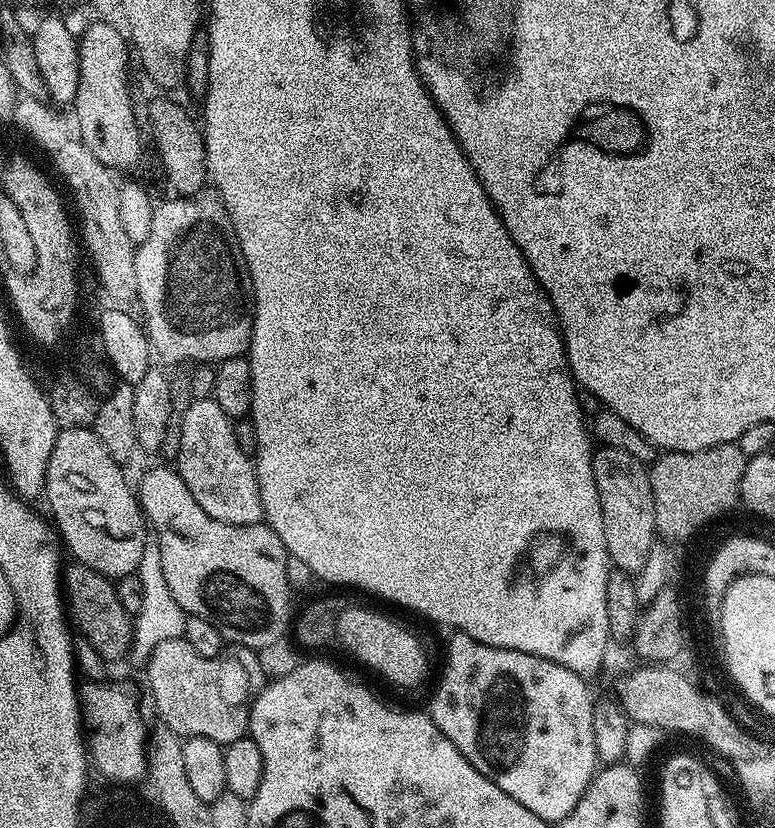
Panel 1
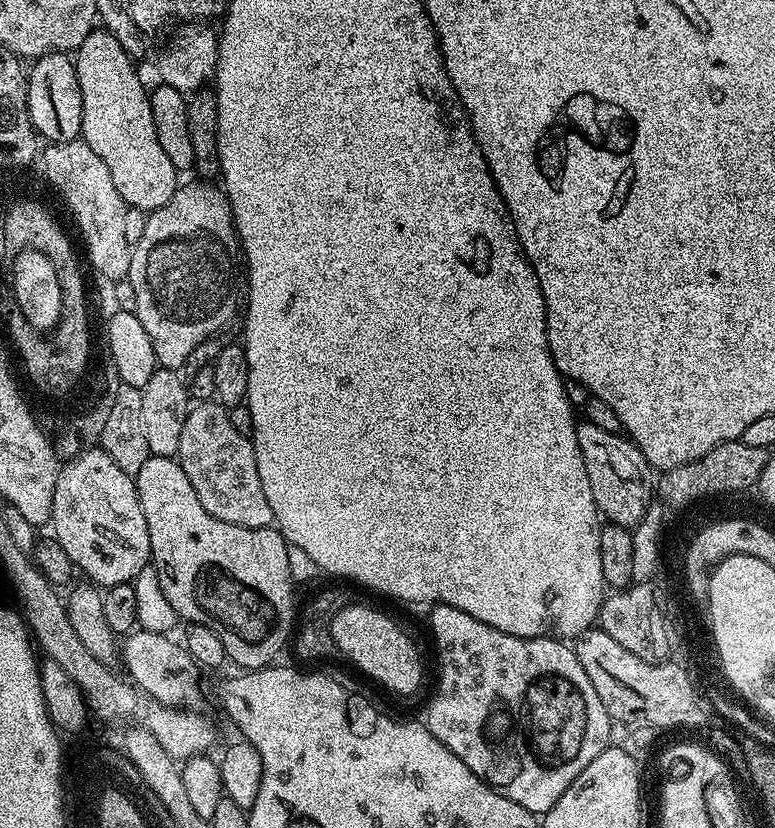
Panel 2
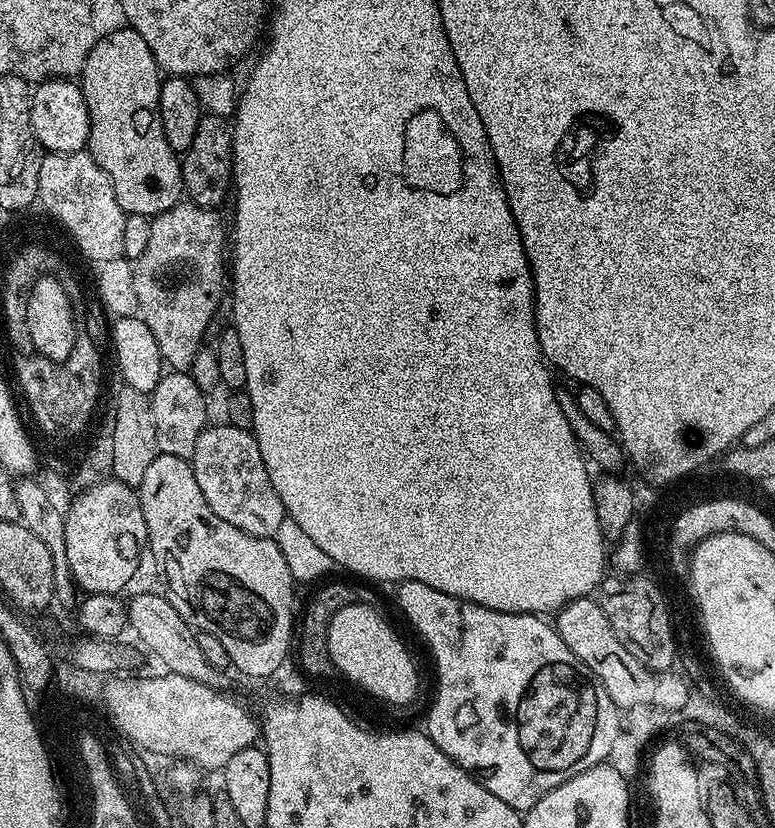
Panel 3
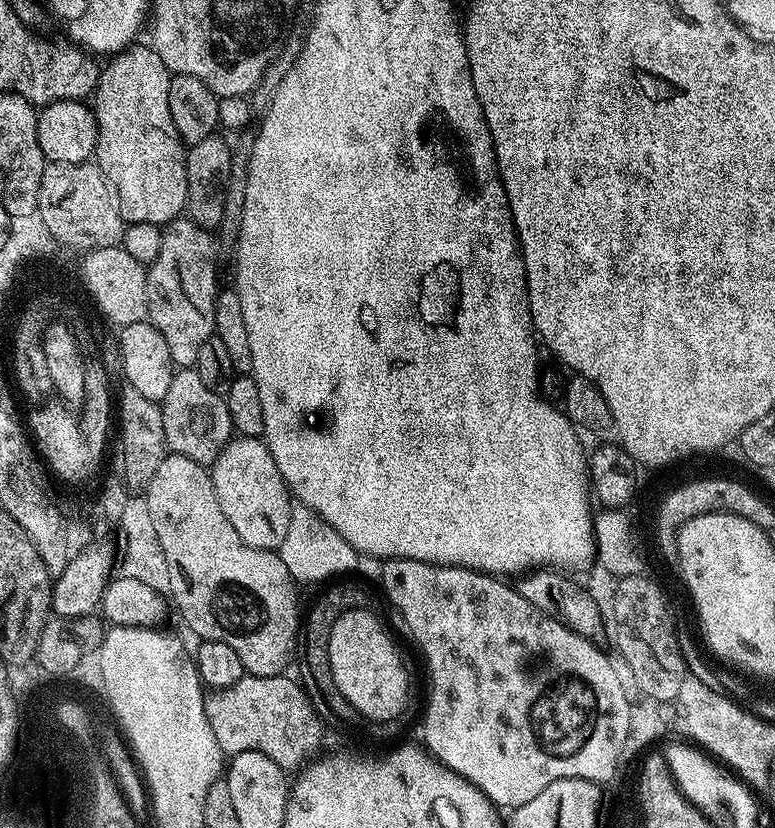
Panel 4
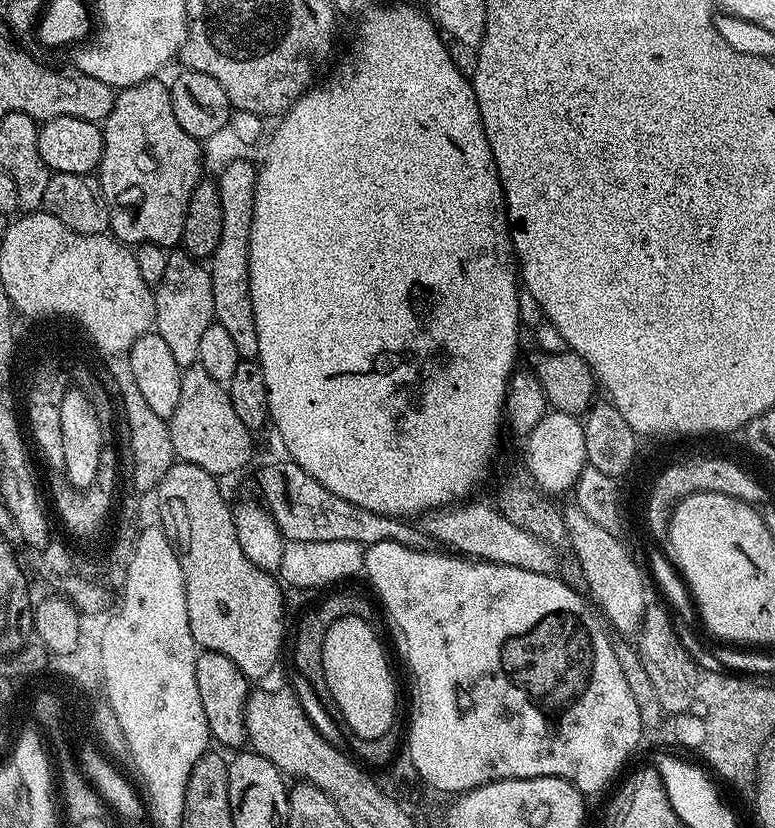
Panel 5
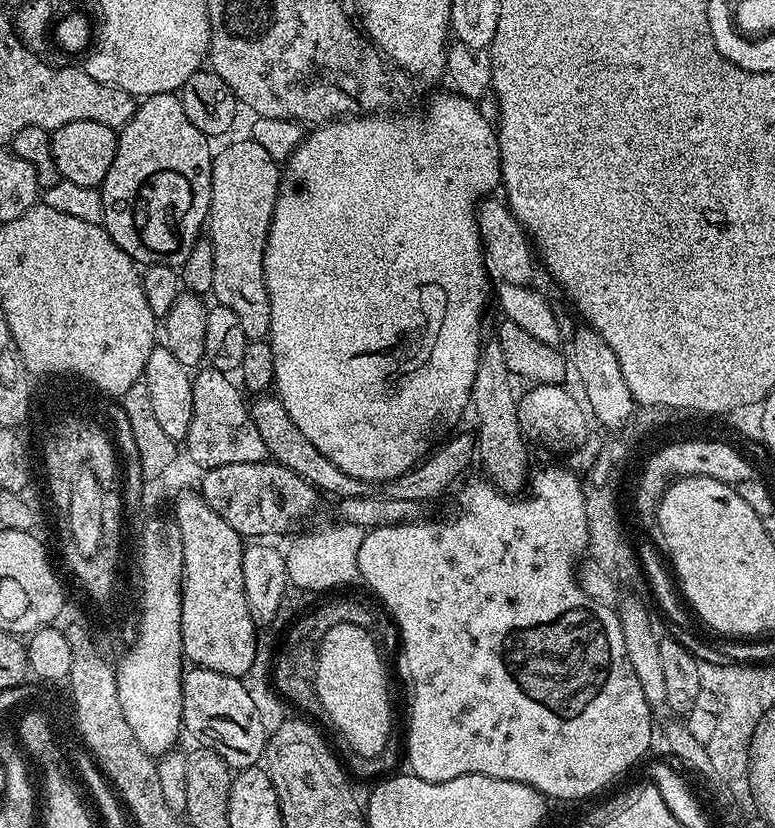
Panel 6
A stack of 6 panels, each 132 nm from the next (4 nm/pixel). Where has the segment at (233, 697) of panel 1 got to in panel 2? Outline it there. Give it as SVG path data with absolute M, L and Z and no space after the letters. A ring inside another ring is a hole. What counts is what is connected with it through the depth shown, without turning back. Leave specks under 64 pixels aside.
M136 630L122 644L122 664L128 667L127 675L132 684L140 689L145 697L167 708L184 708L192 706L199 698L196 689L196 672L198 665L192 659L183 643L172 641L171 635L162 632Z

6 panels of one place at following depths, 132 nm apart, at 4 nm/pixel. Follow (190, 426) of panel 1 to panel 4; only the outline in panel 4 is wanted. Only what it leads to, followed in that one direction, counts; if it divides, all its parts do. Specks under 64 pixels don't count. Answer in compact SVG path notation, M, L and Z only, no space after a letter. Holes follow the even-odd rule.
M233 438L228 441L222 454L210 466L210 475L214 494L218 494L218 506L222 506L222 514L234 530L238 530L238 538L251 548L279 549L290 524L291 510L294 503L288 491L288 483L282 478L278 466L274 466L274 458L268 445L260 438Z

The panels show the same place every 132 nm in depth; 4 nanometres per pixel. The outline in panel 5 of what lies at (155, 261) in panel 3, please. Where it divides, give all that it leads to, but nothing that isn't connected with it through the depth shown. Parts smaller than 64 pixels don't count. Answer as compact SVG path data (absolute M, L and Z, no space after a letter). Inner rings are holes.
M173 251L166 262L166 274L162 274L162 282L155 285L154 295L156 297L154 331L166 341L174 362L178 362L181 370L189 368L191 364L198 361L198 345L206 326L214 322L214 290L212 289L211 271L199 259L191 258L186 251Z

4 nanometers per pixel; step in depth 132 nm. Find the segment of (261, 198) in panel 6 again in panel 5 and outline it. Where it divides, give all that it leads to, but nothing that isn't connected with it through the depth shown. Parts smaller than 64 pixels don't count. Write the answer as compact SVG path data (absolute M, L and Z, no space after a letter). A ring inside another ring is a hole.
M247 163L234 164L218 172L218 189L222 206L222 234L218 246L210 257L212 289L214 290L214 320L230 334L242 358L255 358L258 354L258 330L254 330L254 310L250 306L248 281L248 247L250 222L254 212L256 173Z

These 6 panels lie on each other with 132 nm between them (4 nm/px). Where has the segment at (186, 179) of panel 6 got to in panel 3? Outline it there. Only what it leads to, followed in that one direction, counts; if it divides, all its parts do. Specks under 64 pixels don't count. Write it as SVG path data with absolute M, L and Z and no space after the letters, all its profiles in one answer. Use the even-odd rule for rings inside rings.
M127 26L116 28L99 37L96 45L80 71L78 83L86 98L88 117L90 118L90 134L88 135L87 152L106 170L110 182L114 182L114 194L118 198L118 206L122 206L125 214L130 216L161 216L175 204L181 203L184 192L181 157L166 142L166 134L162 134L162 118L160 117L160 86L162 69L156 63L150 46L146 46L142 34Z

